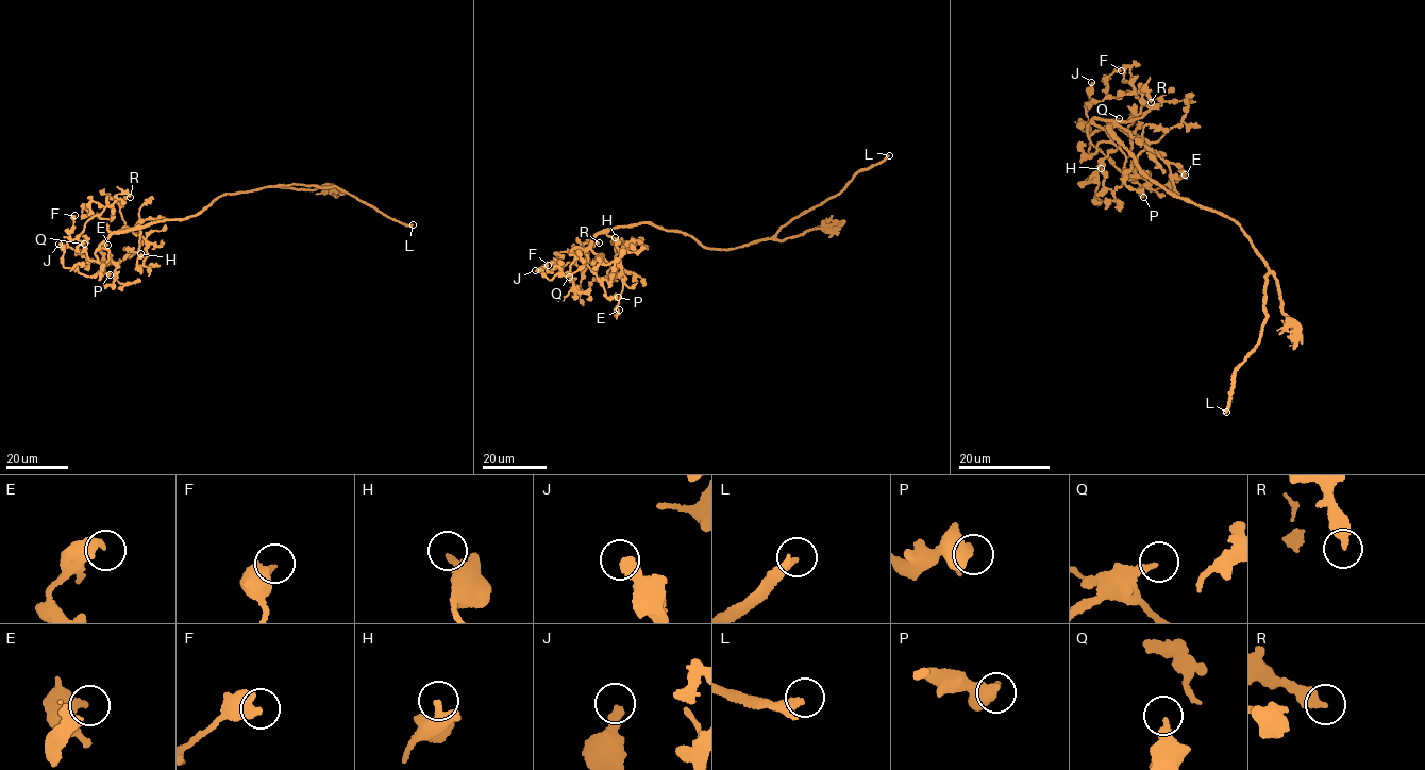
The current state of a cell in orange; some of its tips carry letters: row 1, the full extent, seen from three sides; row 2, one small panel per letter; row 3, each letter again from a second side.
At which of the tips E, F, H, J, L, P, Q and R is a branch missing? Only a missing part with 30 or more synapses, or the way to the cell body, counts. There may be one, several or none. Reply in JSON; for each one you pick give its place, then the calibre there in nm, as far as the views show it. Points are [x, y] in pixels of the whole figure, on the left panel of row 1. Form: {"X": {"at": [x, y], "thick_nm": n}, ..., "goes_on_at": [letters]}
{"L": {"at": [413, 224], "thick_nm": 340}, "goes_on_at": ["L"]}

